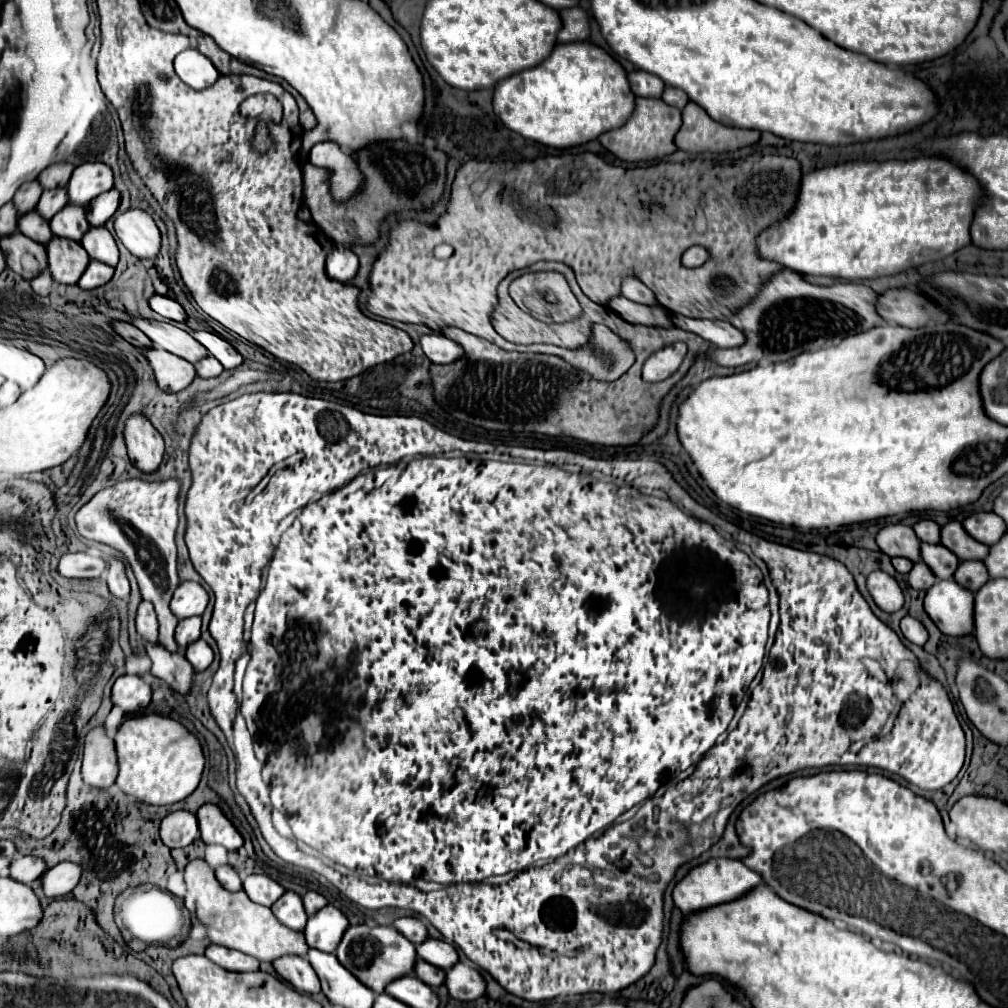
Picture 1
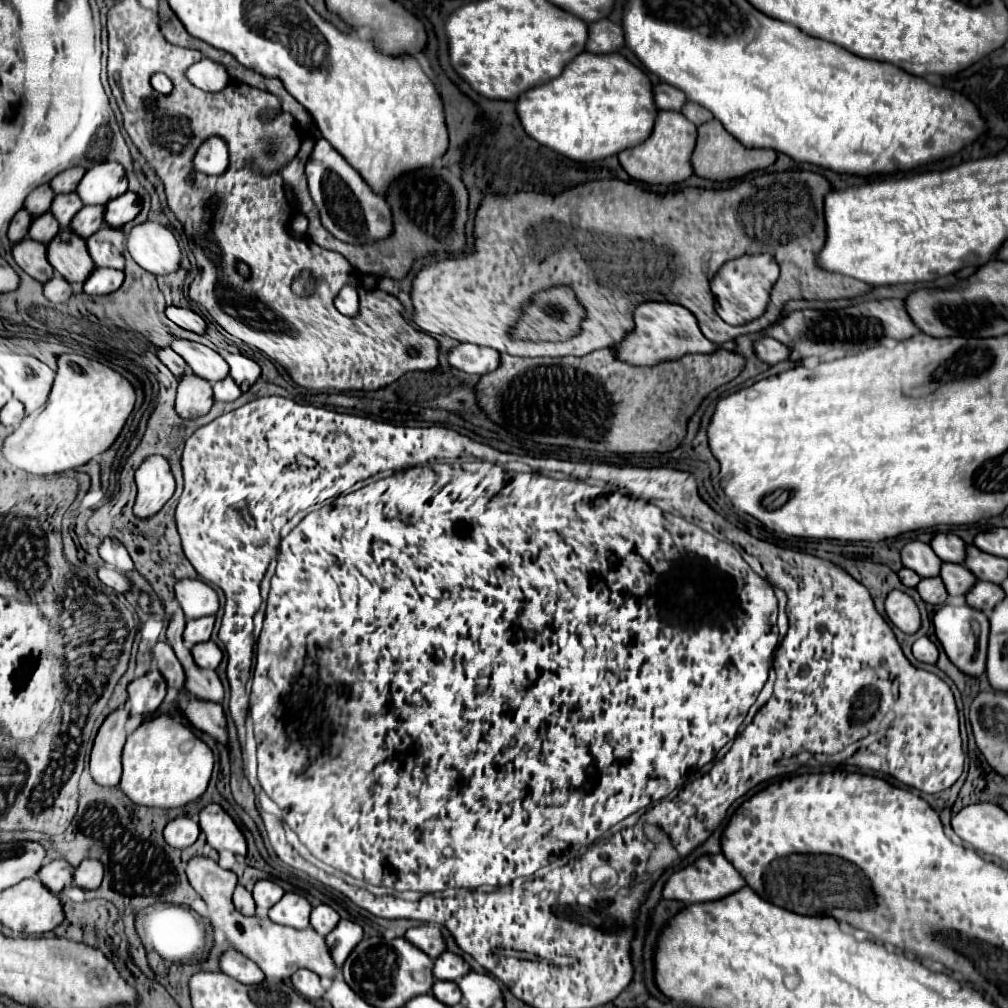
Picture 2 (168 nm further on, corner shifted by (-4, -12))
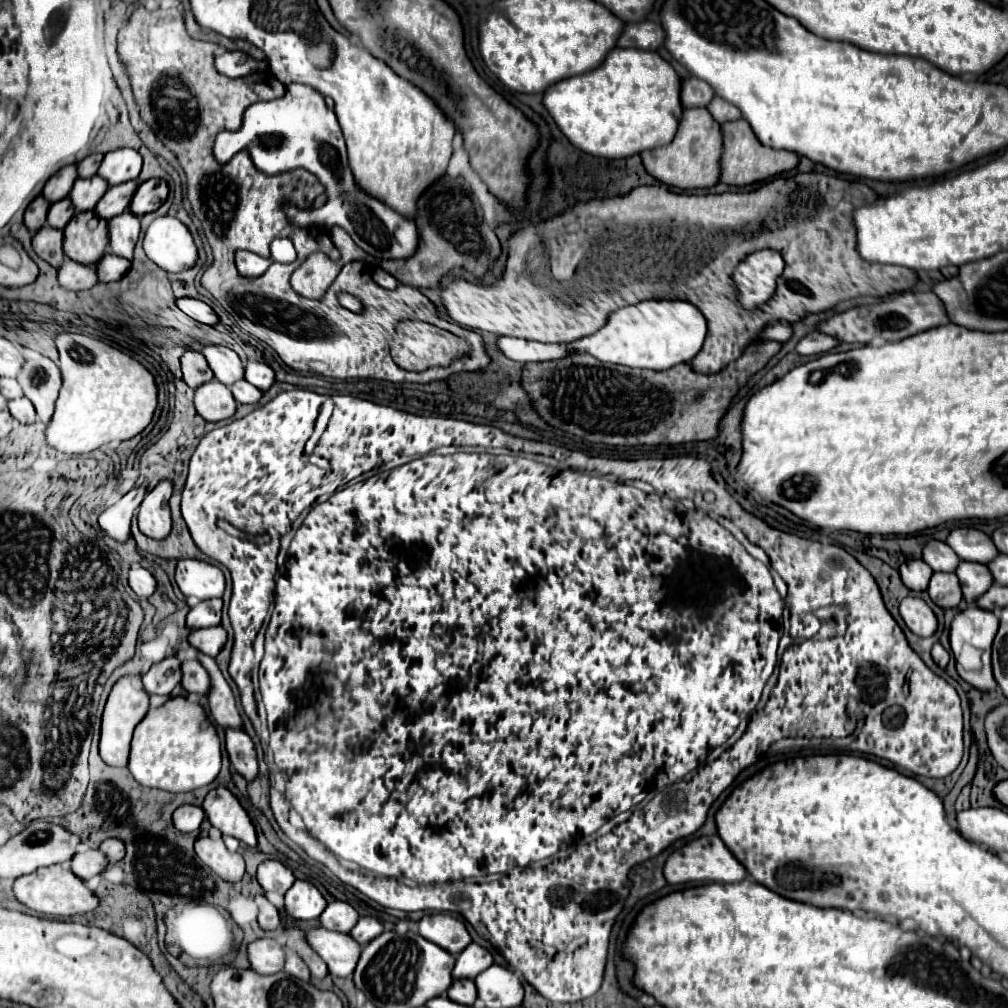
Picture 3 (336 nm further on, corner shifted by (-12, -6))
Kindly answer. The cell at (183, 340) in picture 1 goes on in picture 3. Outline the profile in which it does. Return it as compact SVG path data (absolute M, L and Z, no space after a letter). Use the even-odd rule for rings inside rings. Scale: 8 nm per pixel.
M206 345L202 349L202 355L206 357L214 377L224 383L224 385L232 385L238 379L244 377L244 365L240 361L240 357L236 355L236 351L232 351L230 347L222 347L222 345Z

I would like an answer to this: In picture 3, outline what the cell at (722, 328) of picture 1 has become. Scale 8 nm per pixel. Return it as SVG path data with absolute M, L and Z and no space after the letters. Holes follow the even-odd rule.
M812 331L812 333L808 333L806 337L800 339L800 343L796 345L796 353L800 353L800 355L818 355L818 353L830 351L836 345L838 343L832 337L820 335L818 331Z

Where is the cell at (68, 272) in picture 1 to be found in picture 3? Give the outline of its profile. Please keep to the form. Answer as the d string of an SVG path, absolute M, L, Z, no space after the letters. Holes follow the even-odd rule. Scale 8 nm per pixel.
M94 211L76 213L64 229L64 255L82 265L96 265L108 245L106 221Z

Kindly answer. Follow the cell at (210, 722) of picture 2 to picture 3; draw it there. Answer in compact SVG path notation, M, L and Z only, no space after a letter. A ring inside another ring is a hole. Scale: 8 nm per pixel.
M226 727L226 749L230 755L232 767L246 779L254 779L258 773L258 761L252 739L242 729Z

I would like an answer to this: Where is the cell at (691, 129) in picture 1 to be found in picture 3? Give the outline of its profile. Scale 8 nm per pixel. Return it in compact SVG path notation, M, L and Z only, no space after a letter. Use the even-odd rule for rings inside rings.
M744 119L724 123L722 137L724 137L724 147L722 147L722 159L720 159L720 181L726 185L736 185L736 187L750 185L750 183L774 177L782 171L790 171L798 165L798 155L794 151L764 147L754 137L750 125Z

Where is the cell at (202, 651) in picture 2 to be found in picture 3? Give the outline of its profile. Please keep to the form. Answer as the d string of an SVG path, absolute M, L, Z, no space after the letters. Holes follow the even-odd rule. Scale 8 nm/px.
M222 625L208 627L208 629L196 629L196 631L190 633L188 641L198 651L202 651L210 657L216 657L222 651L224 643L226 643L226 631L222 629Z

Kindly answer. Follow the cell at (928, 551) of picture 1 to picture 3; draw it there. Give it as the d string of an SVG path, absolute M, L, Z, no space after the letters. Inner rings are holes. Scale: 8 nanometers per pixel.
M960 561L956 575L960 579L960 587L962 587L962 593L964 593L966 601L976 601L994 583L988 567L982 565L982 563Z

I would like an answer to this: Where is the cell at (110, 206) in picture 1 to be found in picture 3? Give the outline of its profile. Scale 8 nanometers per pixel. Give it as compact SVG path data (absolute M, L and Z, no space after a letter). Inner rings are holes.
M150 179L138 185L132 201L130 201L130 211L134 215L144 215L156 211L164 199L168 197L168 185L162 179Z

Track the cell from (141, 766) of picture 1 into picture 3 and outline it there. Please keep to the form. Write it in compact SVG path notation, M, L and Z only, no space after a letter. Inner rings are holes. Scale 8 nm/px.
M172 697L162 707L150 709L138 723L128 769L142 787L154 787L168 793L188 793L210 785L218 777L220 759L220 739L204 709L184 697Z

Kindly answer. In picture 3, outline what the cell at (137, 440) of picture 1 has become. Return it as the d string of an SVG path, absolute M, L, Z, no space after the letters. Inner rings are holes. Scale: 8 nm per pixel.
M162 479L150 493L146 493L144 501L138 509L138 527L144 535L152 539L164 539L170 533L170 507L168 499L172 495L172 483Z

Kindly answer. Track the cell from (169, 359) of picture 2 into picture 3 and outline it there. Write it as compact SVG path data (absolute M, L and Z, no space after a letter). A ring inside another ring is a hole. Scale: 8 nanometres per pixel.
M186 351L182 355L182 373L184 373L184 381L192 389L196 389L198 385L212 379L212 371L210 371L206 359L198 351Z

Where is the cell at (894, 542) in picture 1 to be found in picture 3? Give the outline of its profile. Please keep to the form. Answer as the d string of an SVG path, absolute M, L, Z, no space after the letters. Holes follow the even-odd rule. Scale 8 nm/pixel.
M928 541L922 549L922 561L928 563L932 567L932 571L954 571L960 563L958 555L954 555L954 551L942 543L942 541Z

